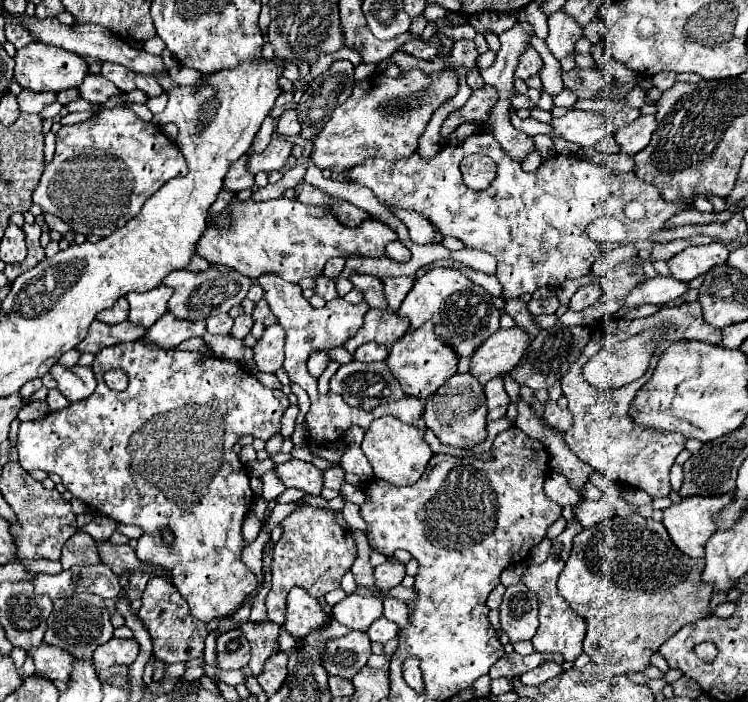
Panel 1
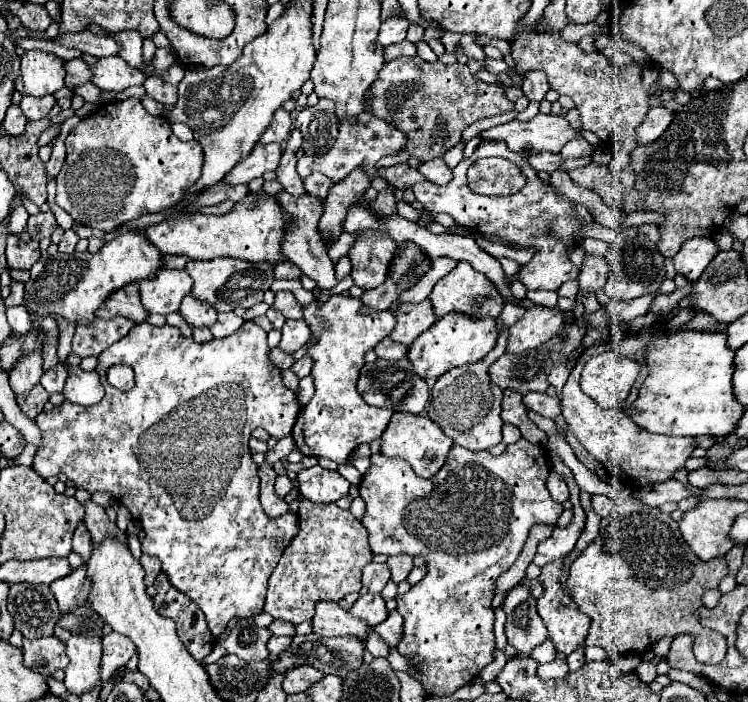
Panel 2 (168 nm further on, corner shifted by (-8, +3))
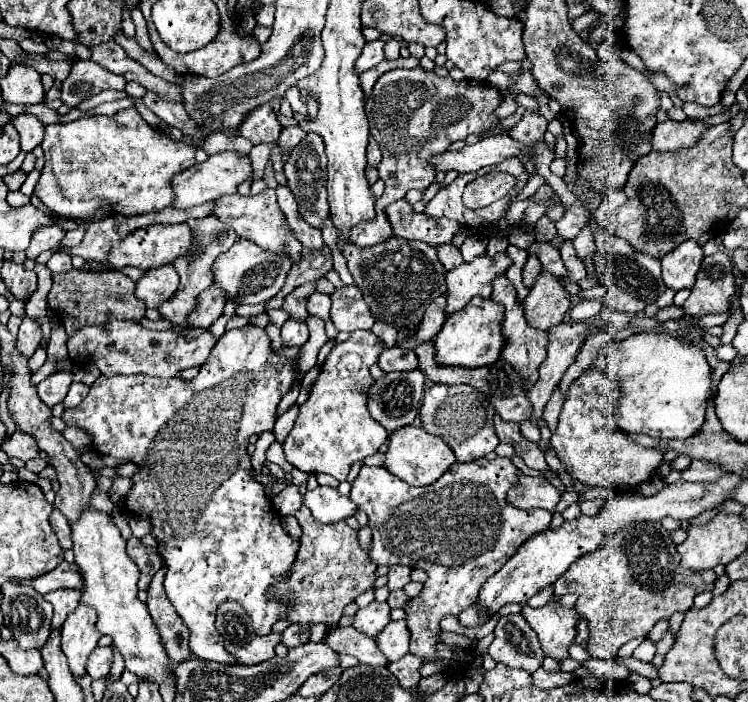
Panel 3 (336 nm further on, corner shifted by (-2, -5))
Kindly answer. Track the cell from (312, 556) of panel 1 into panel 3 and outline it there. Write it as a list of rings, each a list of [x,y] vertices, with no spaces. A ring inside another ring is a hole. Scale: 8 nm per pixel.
[[[301,506],[301,510],[295,512],[293,516],[297,518],[303,530],[299,538],[299,552],[291,570],[287,572],[287,578],[275,582],[267,590],[267,596],[271,600],[279,598],[283,604],[287,604],[287,614],[283,616],[283,620],[289,620],[291,624],[337,624],[343,614],[343,608],[349,602],[353,602],[361,592],[373,586],[377,578],[377,566],[369,560],[369,554],[359,546],[357,532],[349,528],[345,522],[315,522],[315,518],[305,506]]]

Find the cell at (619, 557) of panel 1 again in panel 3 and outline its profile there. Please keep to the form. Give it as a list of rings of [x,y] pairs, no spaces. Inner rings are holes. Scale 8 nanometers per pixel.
[[[637,522],[627,524],[619,532],[609,534],[595,552],[581,556],[575,564],[569,566],[565,574],[557,578],[553,588],[555,596],[559,598],[563,594],[577,594],[575,610],[589,620],[591,636],[587,642],[587,652],[591,654],[591,658],[615,658],[617,650],[625,642],[633,638],[645,638],[659,620],[669,620],[675,612],[687,612],[693,606],[695,594],[713,590],[713,582],[715,582],[713,570],[699,572],[681,566],[677,546],[671,540],[669,532],[659,522]]]

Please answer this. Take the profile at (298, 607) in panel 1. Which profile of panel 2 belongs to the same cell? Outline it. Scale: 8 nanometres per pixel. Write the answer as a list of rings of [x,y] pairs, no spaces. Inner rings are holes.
[[[319,602],[313,616],[313,632],[321,636],[355,636],[367,642],[371,626],[365,620],[351,616],[337,602]]]

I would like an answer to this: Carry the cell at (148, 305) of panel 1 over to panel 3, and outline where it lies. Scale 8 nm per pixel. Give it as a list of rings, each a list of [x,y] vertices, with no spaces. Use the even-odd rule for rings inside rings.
[[[159,266],[145,272],[137,282],[135,296],[145,302],[145,308],[159,308],[163,302],[173,298],[179,288],[179,276],[173,266]]]

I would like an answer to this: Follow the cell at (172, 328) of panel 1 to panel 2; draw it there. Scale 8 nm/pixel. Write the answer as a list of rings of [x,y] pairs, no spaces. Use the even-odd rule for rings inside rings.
[[[191,294],[181,302],[181,316],[193,326],[213,326],[217,322],[217,310],[205,306],[205,302],[197,302]]]

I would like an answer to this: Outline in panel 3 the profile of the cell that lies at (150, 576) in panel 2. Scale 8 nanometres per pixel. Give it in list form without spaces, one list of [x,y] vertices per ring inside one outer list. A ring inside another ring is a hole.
[[[135,536],[127,540],[127,556],[139,566],[141,578],[139,578],[139,590],[147,590],[149,582],[153,580],[155,572],[163,566],[163,560],[159,558],[157,550],[151,546],[143,546]]]

